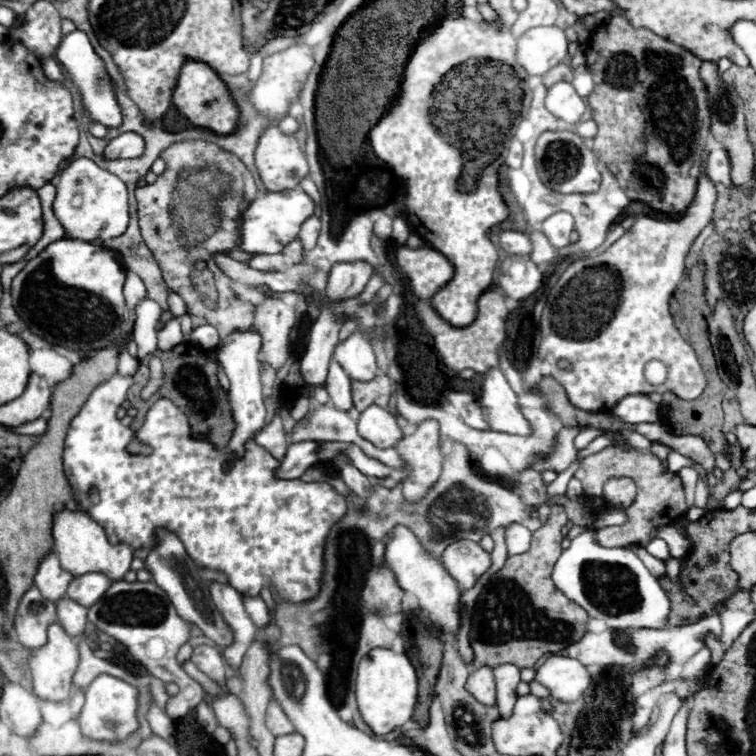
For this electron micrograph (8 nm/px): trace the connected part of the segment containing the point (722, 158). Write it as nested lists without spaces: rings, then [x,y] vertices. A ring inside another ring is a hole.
[[[723,149],[722,152],[710,152],[707,155],[707,165],[705,165],[705,175],[713,181],[713,183],[723,183],[727,187],[731,187],[731,177],[729,177],[729,157]]]

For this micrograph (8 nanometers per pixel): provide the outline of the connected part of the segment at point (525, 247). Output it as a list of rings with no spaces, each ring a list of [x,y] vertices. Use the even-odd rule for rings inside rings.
[[[499,231],[499,245],[507,255],[529,255],[531,253],[531,239],[523,231]]]

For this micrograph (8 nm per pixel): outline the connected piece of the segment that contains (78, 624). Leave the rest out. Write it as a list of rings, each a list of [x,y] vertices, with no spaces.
[[[67,595],[61,597],[55,605],[57,605],[57,623],[61,623],[61,627],[73,637],[83,635],[87,627],[87,609],[81,607],[77,601],[69,599]]]

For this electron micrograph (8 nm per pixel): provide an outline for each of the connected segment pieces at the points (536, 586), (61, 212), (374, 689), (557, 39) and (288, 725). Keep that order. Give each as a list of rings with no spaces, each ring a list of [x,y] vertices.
[[[551,505],[547,521],[533,533],[531,547],[521,555],[507,557],[505,565],[491,575],[471,613],[469,643],[475,653],[475,667],[497,667],[497,663],[513,663],[519,669],[533,667],[541,655],[559,653],[585,635],[589,617],[551,581],[553,563],[561,555],[561,527],[565,523],[563,505]]]
[[[77,157],[59,173],[53,211],[71,237],[83,241],[109,241],[121,235],[129,225],[127,187],[119,177],[97,167],[91,159]]]
[[[371,649],[359,661],[355,695],[359,713],[375,735],[385,735],[409,721],[417,703],[417,675],[407,655],[391,649]]]
[[[533,27],[517,41],[517,63],[529,75],[543,75],[567,59],[567,37],[559,27]]]
[[[271,699],[269,707],[267,707],[267,729],[273,735],[293,733],[293,723],[289,721],[289,717],[285,715],[285,711],[281,709],[281,705],[275,699]]]

